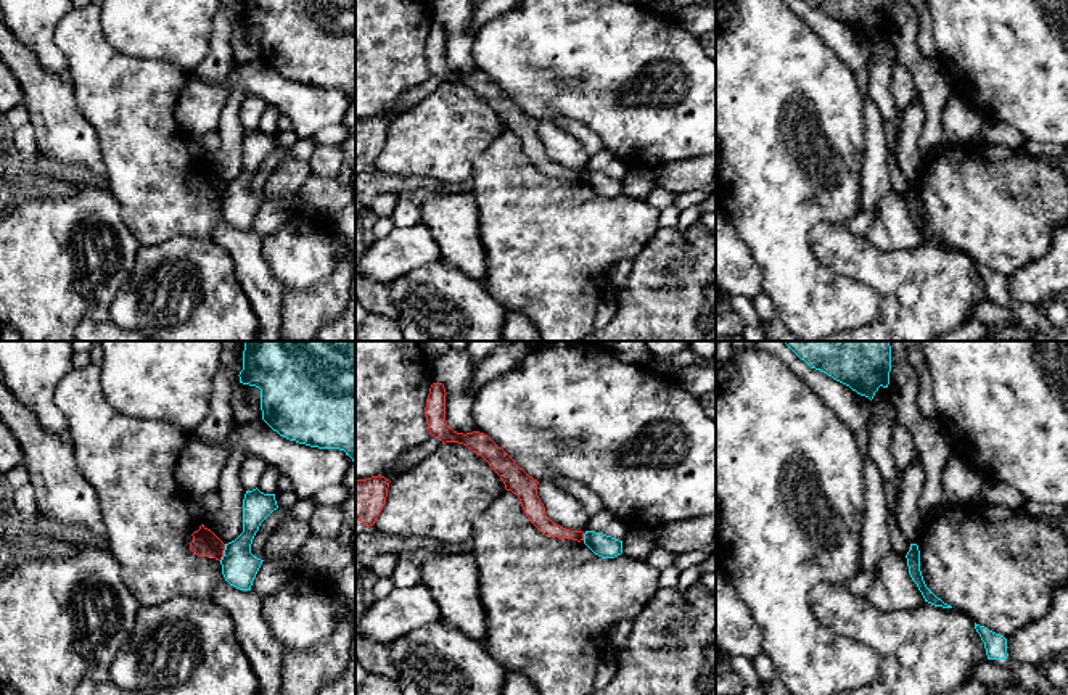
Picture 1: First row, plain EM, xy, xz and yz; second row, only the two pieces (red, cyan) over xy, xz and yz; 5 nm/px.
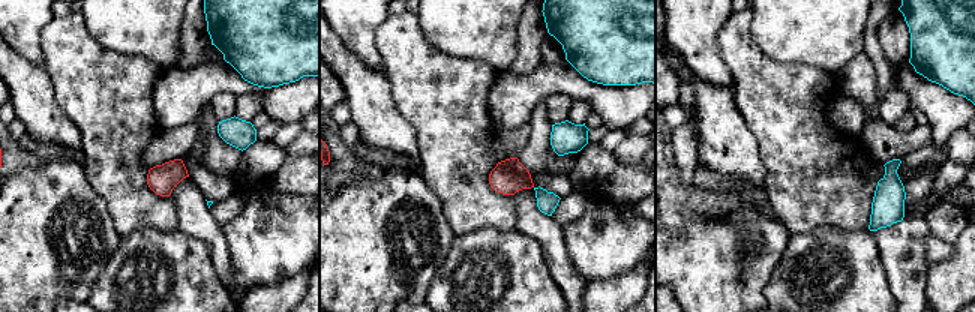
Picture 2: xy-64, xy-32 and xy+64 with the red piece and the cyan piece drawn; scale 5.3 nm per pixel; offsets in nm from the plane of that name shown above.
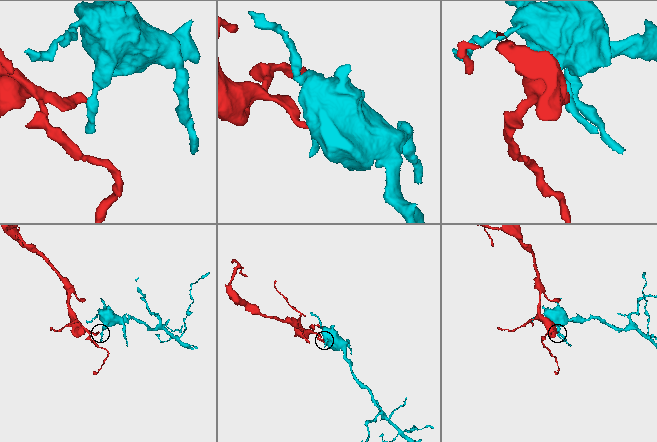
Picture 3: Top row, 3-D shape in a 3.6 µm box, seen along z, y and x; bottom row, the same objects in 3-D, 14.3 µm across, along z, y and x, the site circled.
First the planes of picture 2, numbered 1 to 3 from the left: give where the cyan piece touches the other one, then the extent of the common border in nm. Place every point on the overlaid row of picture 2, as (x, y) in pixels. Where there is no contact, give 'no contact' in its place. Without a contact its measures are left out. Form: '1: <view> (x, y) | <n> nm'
1: no contact
2: no contact
3: no contact

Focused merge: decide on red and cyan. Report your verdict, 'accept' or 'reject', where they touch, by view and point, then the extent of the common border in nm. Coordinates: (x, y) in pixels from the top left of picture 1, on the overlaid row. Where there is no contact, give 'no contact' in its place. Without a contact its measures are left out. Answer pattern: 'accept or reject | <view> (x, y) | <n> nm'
reject | xy (222, 552) | 90 nm

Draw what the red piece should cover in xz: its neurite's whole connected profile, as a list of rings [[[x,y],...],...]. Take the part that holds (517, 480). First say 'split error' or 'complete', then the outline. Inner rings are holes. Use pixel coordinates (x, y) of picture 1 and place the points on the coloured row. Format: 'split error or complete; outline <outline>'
complete; outline [[[442,383],[431,385],[425,407],[429,434],[439,438],[442,444],[458,442],[481,455],[500,476],[505,489],[518,496],[526,516],[542,534],[558,539],[573,539],[577,542],[584,541],[585,533],[566,529],[545,515],[545,507],[537,496],[539,481],[520,468],[515,460],[487,434],[479,431],[463,434],[454,431],[447,425],[446,394]]]

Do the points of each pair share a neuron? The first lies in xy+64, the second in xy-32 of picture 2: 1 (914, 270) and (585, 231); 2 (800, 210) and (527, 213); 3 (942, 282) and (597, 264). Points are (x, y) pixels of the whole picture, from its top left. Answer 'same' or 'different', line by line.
1: different
2: different
3: different

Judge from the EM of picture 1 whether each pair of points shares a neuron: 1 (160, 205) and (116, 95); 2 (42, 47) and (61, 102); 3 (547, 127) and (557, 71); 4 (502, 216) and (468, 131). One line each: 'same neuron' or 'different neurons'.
1: same neuron
2: different neurons
3: different neurons
4: different neurons

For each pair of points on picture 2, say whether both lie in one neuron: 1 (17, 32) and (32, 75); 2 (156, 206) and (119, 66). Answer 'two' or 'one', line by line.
1: two
2: one

